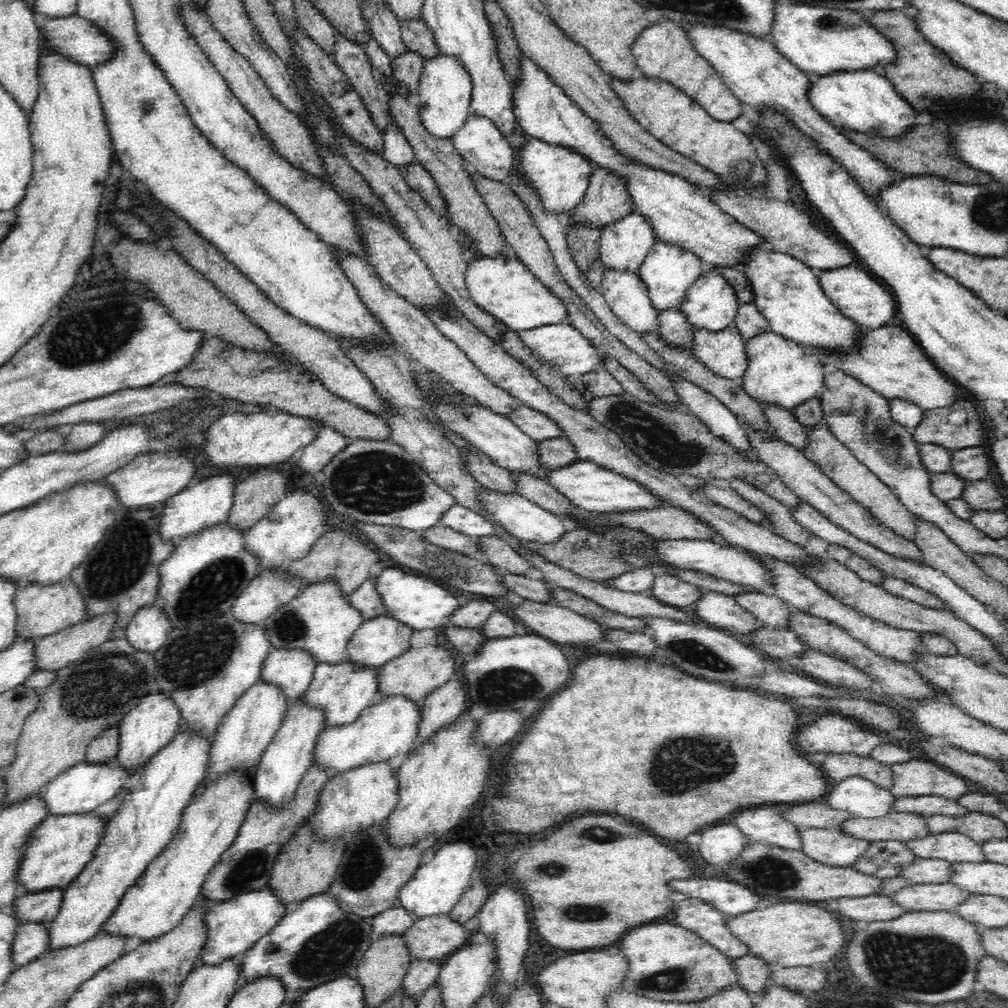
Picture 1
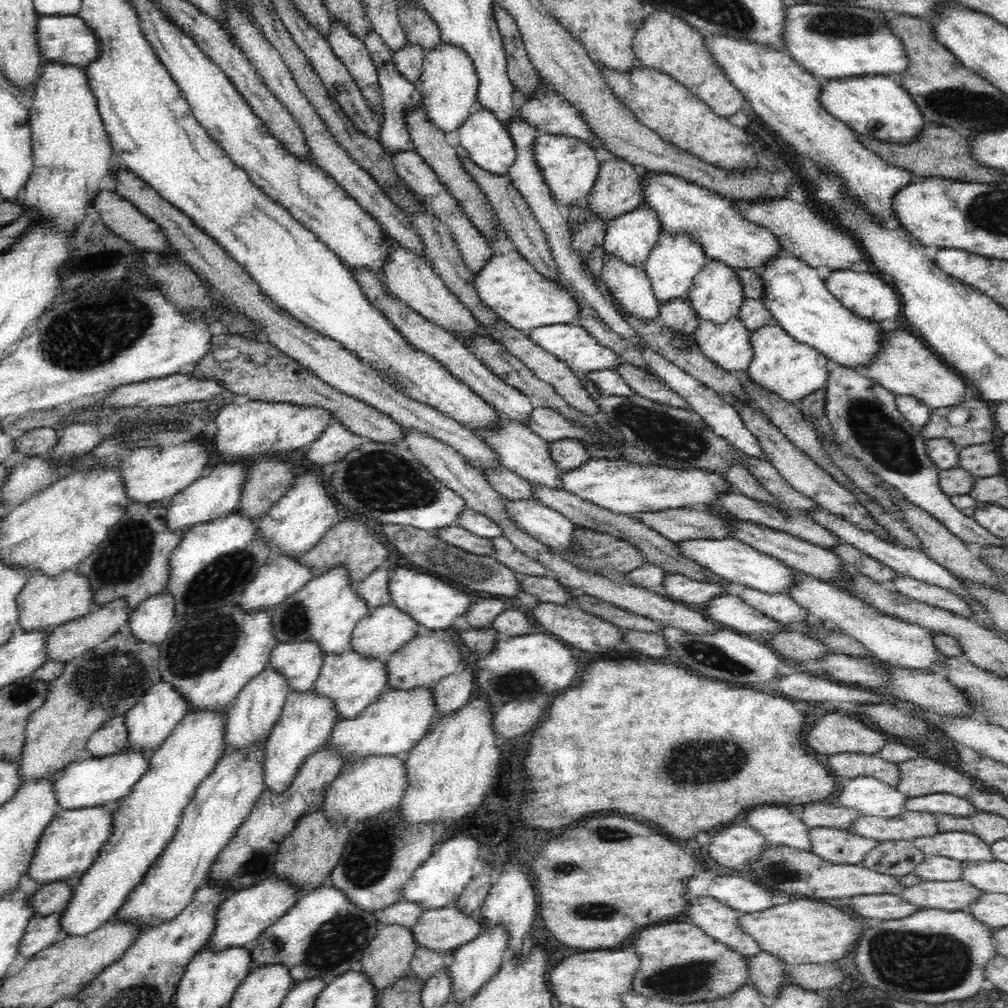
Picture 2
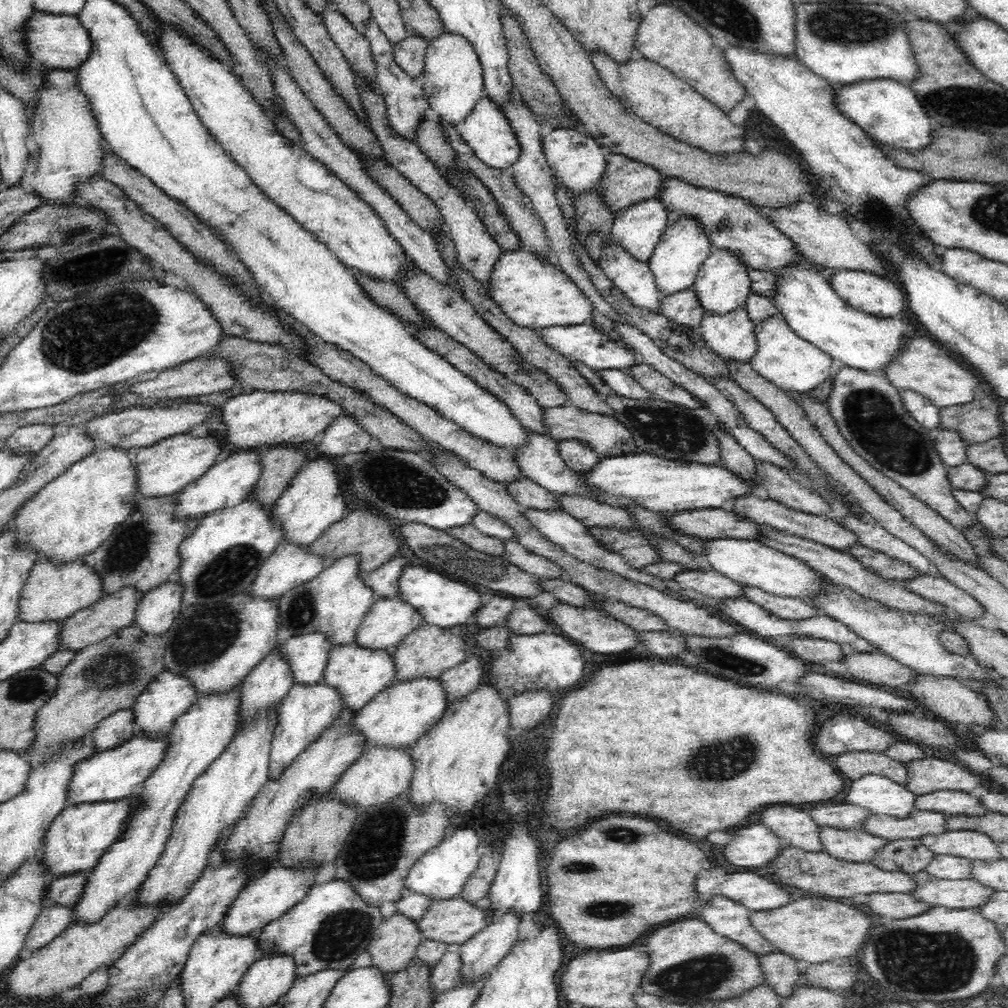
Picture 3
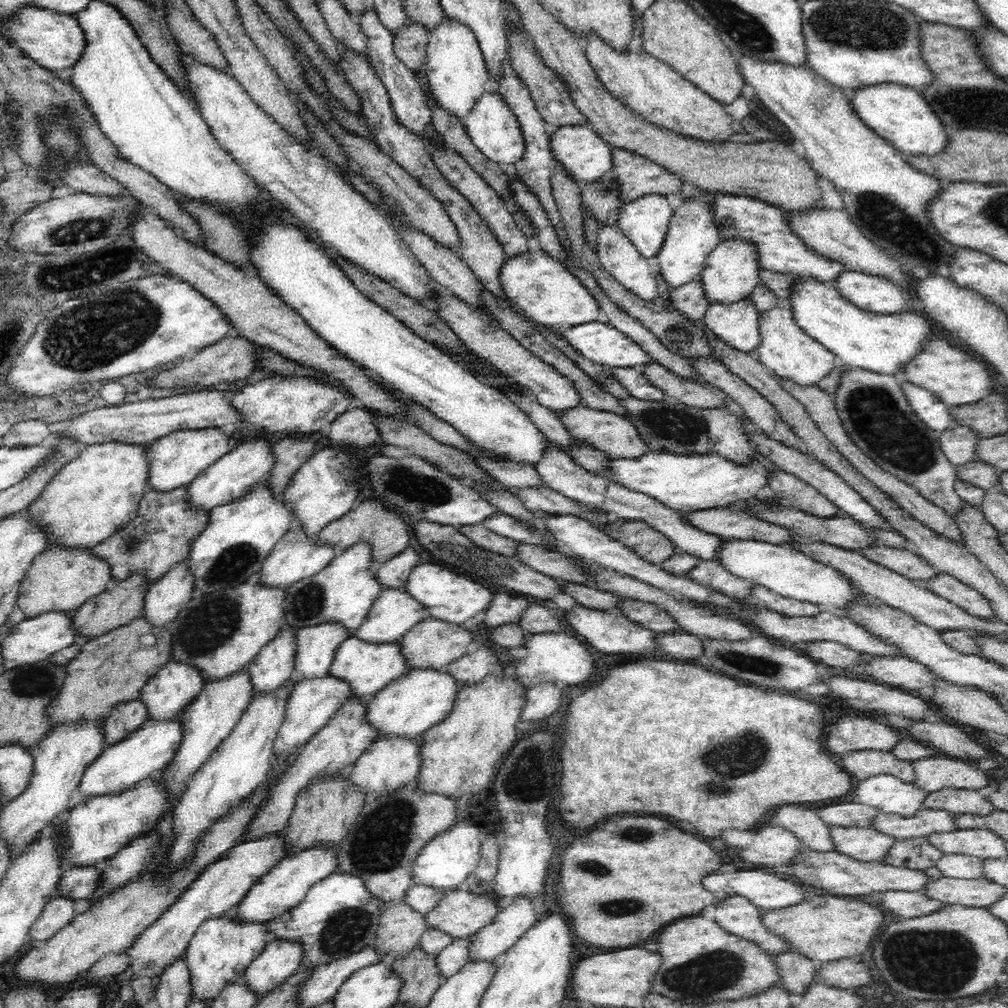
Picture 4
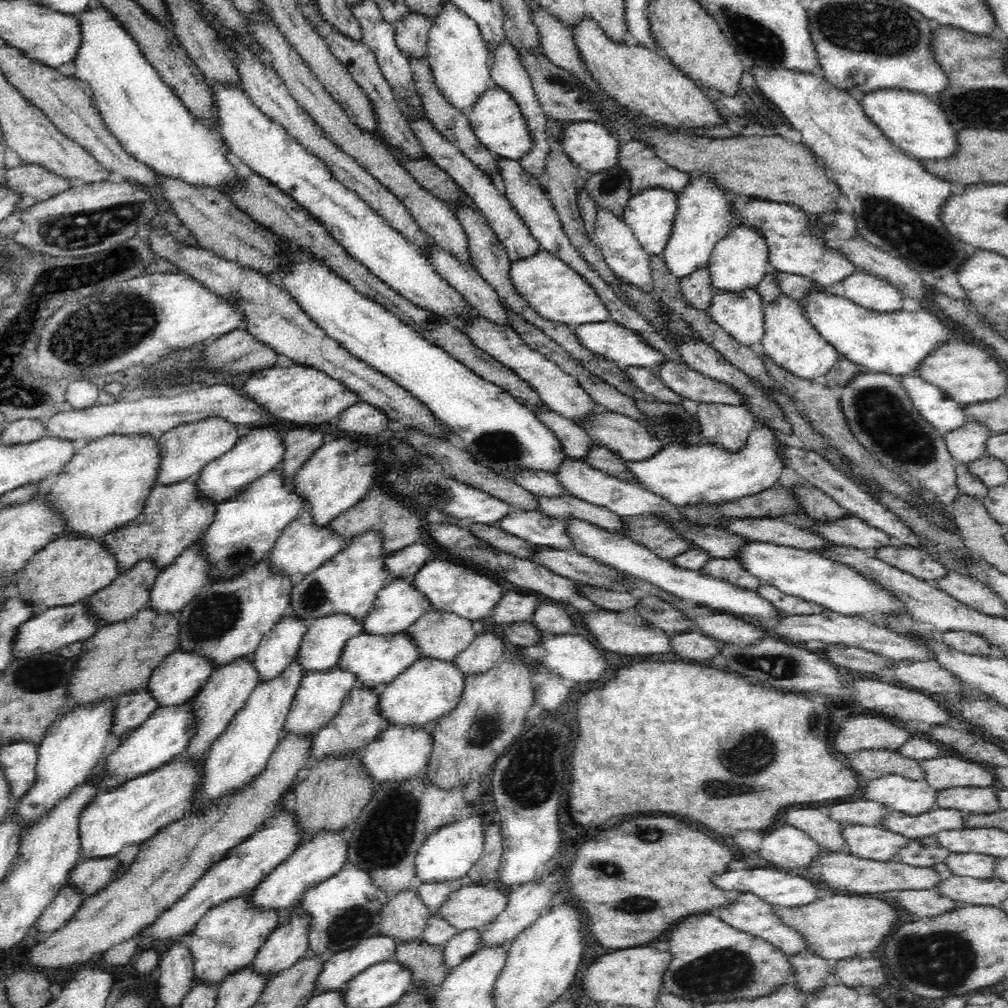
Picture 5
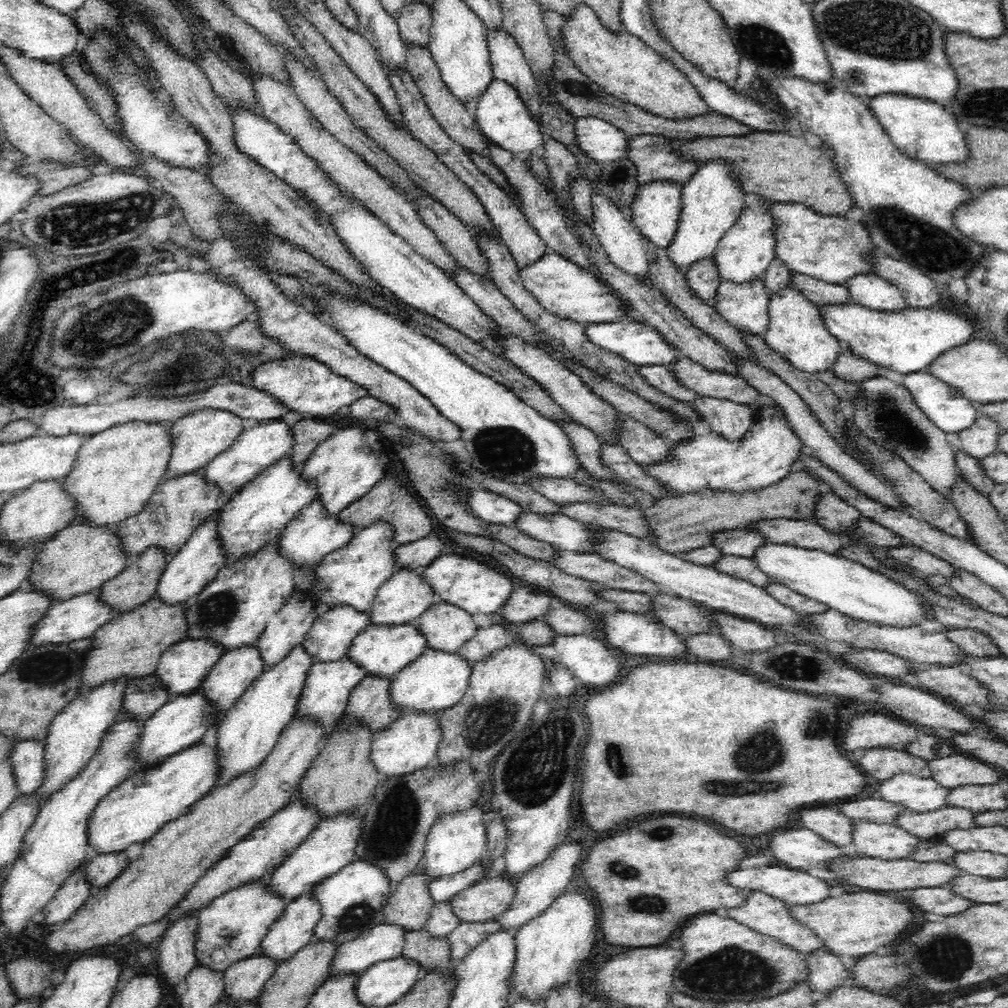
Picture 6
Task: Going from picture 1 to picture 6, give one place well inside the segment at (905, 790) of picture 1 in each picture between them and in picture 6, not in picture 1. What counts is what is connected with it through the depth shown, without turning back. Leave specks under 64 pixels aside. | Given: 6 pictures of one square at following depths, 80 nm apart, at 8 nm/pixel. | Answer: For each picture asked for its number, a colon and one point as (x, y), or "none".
2: (920, 776)
3: (925, 775)
4: (933, 774)
5: (947, 771)
6: (959, 769)

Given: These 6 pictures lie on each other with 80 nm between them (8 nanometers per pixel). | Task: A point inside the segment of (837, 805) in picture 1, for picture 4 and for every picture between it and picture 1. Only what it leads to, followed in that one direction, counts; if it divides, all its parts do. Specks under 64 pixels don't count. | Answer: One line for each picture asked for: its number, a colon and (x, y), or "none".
2: (871, 797)
3: (882, 796)
4: (887, 793)

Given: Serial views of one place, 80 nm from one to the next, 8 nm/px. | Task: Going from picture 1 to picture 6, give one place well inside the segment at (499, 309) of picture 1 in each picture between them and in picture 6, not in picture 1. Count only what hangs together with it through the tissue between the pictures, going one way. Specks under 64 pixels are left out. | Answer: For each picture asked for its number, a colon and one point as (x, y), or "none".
2: (509, 284)
3: (535, 294)
4: (540, 289)
5: (558, 292)
6: (567, 289)

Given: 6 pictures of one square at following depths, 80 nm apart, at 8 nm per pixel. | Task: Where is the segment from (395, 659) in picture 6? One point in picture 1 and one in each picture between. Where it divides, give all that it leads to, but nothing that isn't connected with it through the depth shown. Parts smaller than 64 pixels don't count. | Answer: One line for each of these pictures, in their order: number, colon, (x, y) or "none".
1: (345, 689)
2: (352, 681)
3: (361, 673)
4: (367, 668)
5: (378, 657)

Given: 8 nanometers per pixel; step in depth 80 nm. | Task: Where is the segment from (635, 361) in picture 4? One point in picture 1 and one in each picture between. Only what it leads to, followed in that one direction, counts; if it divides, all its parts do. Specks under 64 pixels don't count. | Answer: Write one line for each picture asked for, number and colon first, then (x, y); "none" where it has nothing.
1: (564, 347)
2: (570, 343)
3: (583, 342)

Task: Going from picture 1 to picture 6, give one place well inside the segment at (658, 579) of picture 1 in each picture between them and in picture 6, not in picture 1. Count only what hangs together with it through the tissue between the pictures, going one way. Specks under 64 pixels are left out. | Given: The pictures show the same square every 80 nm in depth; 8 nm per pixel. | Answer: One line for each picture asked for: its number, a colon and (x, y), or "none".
2: (676, 587)
3: (707, 584)
4: (711, 572)
5: (732, 569)
6: (744, 566)

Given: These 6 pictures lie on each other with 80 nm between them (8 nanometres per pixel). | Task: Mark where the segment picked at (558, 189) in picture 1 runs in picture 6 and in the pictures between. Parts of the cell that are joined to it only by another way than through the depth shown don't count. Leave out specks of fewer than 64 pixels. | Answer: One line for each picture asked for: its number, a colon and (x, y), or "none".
2: (570, 166)
3: (577, 162)
4: (584, 154)
5: (592, 144)
6: (599, 138)

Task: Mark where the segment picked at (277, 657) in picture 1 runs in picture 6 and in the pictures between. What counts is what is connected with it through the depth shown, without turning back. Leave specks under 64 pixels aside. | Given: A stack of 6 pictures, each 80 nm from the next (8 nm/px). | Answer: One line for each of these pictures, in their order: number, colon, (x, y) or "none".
2: (300, 661)
3: (307, 653)
4: (316, 644)
5: (325, 640)
6: (330, 637)

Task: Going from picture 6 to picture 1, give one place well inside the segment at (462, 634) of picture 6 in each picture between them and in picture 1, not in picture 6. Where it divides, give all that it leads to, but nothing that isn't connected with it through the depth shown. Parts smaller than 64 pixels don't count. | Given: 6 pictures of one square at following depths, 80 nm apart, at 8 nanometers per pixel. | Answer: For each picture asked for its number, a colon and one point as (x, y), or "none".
1: (418, 672)
2: (424, 661)
3: (428, 651)
4: (431, 644)
5: (441, 632)

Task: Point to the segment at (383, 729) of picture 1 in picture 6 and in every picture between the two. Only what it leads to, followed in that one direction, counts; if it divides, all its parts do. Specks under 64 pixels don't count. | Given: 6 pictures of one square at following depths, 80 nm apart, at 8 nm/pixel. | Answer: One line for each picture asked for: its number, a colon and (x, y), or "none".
2: (399, 718)
3: (399, 716)
4: (407, 707)
5: (432, 686)
6: (437, 679)

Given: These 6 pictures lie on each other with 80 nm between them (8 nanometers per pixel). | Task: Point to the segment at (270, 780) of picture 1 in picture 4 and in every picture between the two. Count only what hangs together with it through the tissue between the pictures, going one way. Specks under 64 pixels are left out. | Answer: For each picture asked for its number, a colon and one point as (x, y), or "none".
2: (307, 720)
3: (307, 710)
4: (314, 702)

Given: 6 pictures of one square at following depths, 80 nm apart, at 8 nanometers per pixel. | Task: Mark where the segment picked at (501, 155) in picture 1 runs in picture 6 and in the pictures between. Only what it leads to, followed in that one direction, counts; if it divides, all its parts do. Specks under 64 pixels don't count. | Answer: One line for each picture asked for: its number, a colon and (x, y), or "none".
2: (487, 141)
3: (487, 131)
4: (491, 124)
5: (497, 119)
6: (503, 115)

